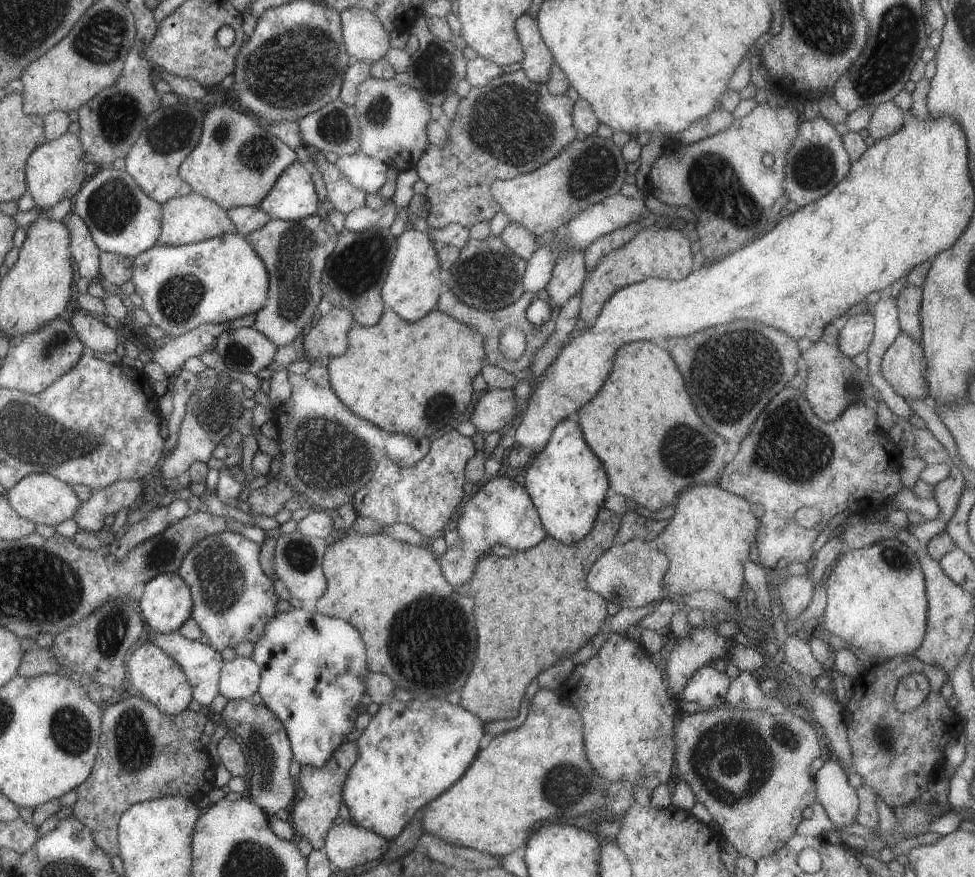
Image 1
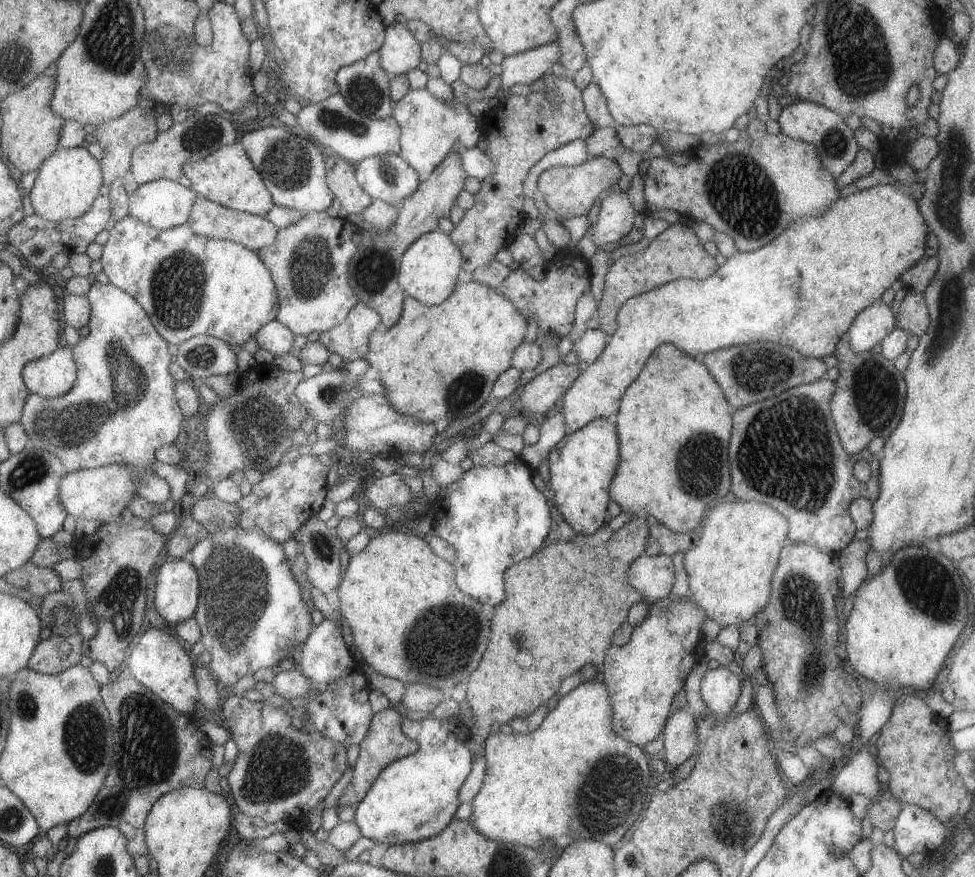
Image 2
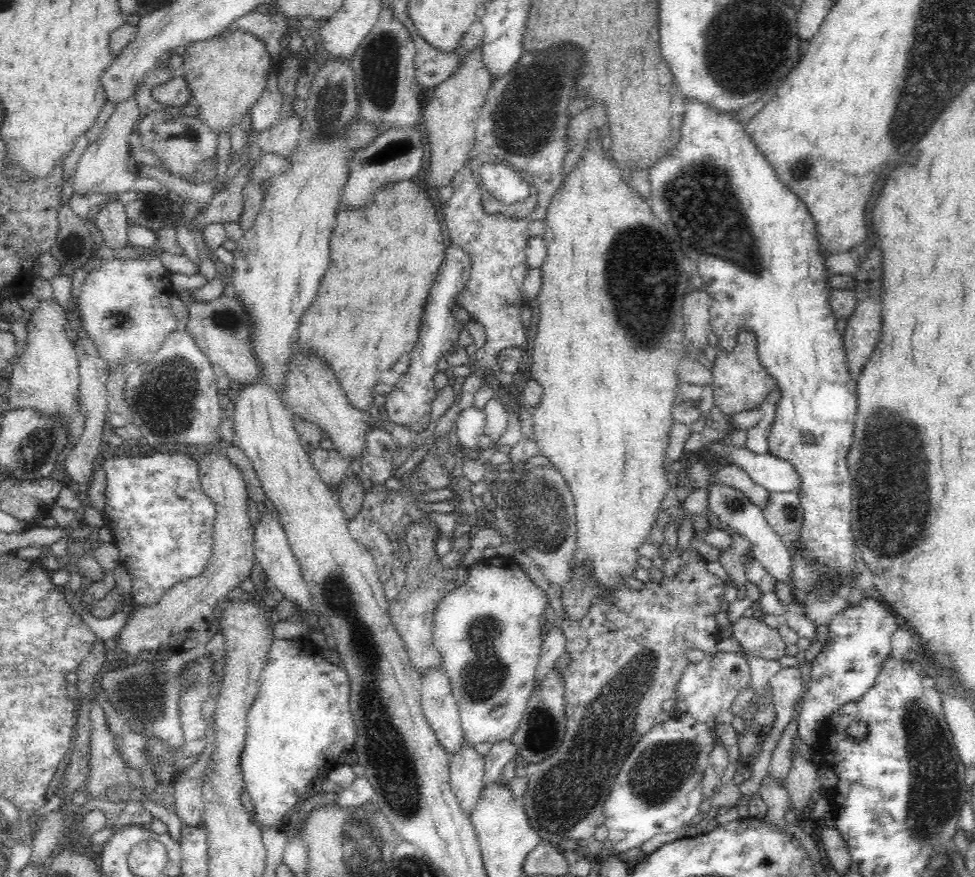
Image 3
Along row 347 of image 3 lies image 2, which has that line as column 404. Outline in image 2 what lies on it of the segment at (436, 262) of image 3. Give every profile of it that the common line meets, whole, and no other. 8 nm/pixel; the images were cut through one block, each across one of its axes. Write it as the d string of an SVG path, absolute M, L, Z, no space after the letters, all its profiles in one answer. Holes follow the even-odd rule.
M473 280L466 283L457 281L453 292L451 292L441 304L424 305L414 298L404 296L402 300L401 318L397 320L397 324L391 326L391 328L385 329L381 327L373 330L373 332L369 332L369 350L363 359L367 360L369 367L374 368L377 374L379 374L378 380L380 380L383 388L385 388L384 396L389 400L391 408L393 408L395 412L413 416L413 418L417 418L417 420L421 420L421 422L431 422L431 424L435 424L435 422L439 422L441 418L445 418L445 416L451 417L453 414L457 414L458 418L469 416L479 410L486 401L491 399L493 383L497 380L499 374L511 367L513 349L523 342L526 328L527 321L523 318L523 314L517 312L517 308L513 306L503 294L499 294L495 289L479 284L479 282Z

